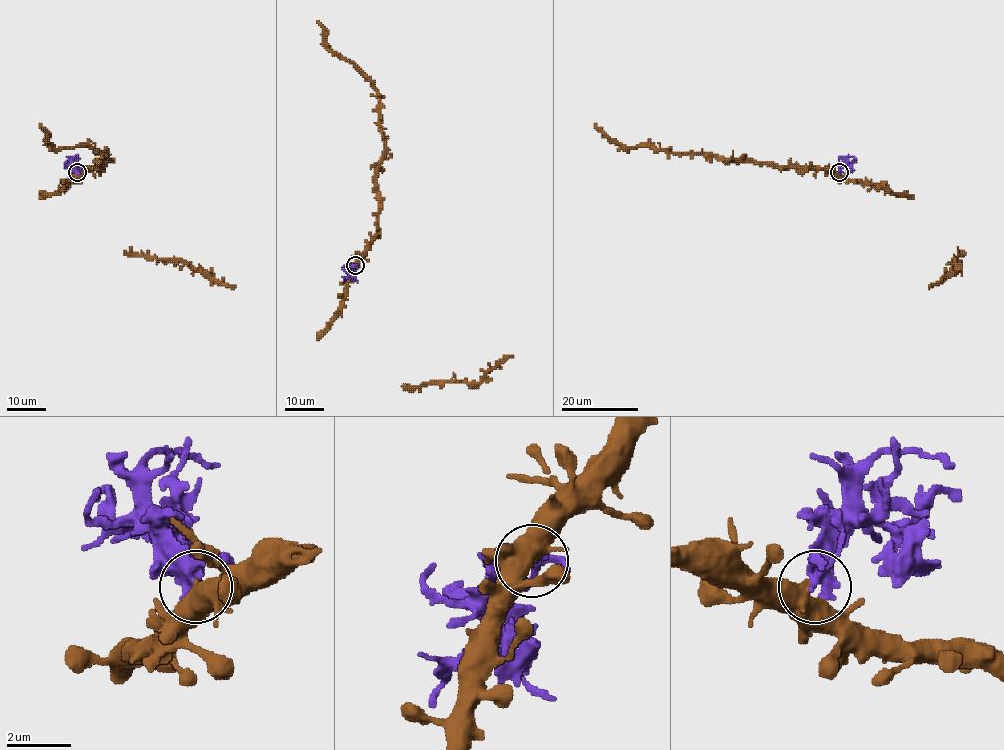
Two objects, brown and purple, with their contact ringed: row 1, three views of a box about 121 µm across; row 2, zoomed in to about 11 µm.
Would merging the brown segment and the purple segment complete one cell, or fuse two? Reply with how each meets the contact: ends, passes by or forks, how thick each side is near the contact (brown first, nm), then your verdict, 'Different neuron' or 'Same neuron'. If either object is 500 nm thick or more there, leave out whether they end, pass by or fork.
At the ring brown forks. At the ring purple forks. Thickness 360 nm (brown) against 280 nm. Different neuron

